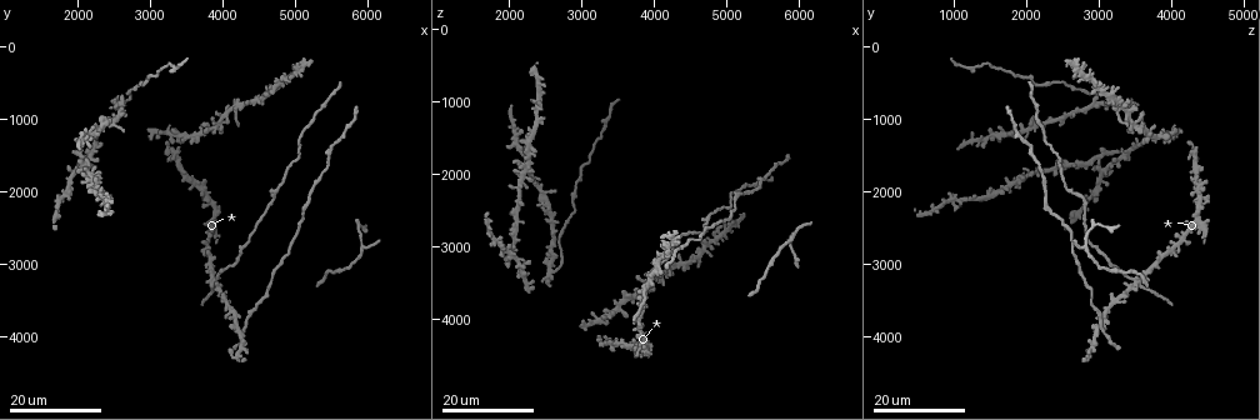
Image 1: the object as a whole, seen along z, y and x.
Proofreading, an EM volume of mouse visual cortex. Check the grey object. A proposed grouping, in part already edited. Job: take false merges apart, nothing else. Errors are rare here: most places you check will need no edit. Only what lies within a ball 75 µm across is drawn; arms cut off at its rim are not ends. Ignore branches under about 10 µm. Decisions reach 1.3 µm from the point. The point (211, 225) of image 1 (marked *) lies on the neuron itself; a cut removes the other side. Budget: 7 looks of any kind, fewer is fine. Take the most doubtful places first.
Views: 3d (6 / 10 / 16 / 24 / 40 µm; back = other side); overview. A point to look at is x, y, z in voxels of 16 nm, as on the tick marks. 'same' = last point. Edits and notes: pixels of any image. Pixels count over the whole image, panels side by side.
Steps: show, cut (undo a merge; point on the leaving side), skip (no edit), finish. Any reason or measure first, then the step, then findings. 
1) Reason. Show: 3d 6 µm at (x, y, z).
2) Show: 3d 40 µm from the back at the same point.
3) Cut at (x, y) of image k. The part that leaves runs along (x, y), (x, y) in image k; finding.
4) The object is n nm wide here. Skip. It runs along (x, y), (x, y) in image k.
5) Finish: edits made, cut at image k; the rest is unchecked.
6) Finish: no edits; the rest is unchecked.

Two arms in line, one across. Show: 3d 24 µm at (4700, 2050, 2650).

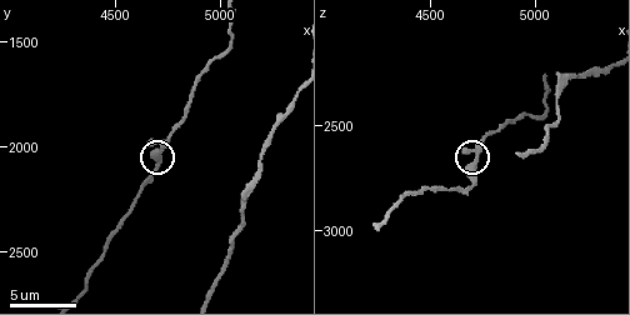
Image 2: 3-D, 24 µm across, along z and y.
Show: 3d 6 µm at (4720, 2010, 2660).

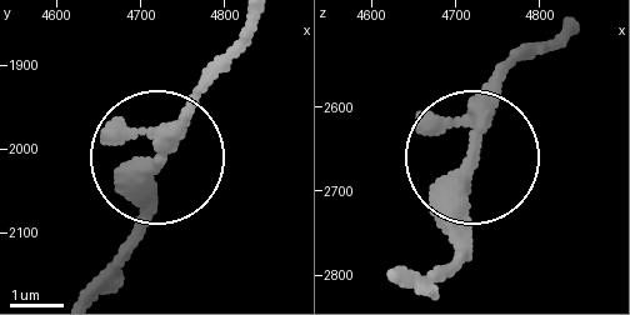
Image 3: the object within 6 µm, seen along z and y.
3 arms meet here. Skip. One neuron here.

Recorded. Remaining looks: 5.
Sudden change in width. Show: 3d 10 µm at (5260, 1920, 2240).

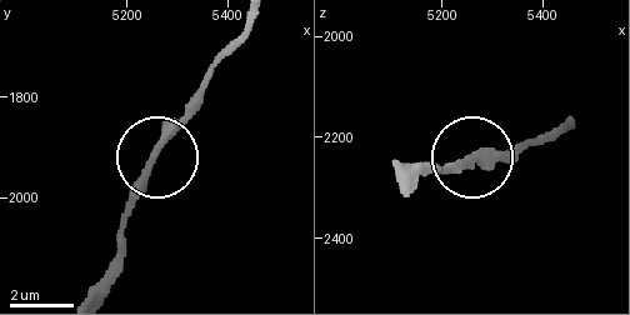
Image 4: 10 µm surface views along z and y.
Show: 3d 6 µm at (5245, 1925, 2245).

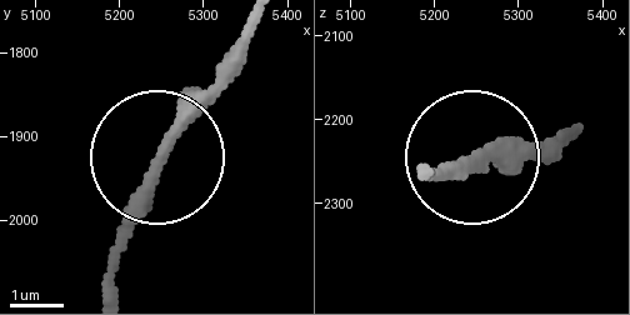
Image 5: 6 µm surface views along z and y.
The object is 250 nm wide here. Skip. It runs along (108, 293), (130, 198), (165, 131), (238, 55) in image 5; continuous, no second neuron.

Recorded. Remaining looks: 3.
Sudden change in width. Show: 3d 16 µm at (2900, 500, 2250).

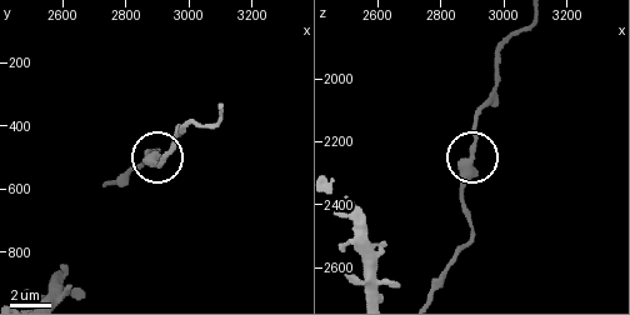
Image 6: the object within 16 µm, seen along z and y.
Show: 3d 10 µm at (2890, 520, 2240).

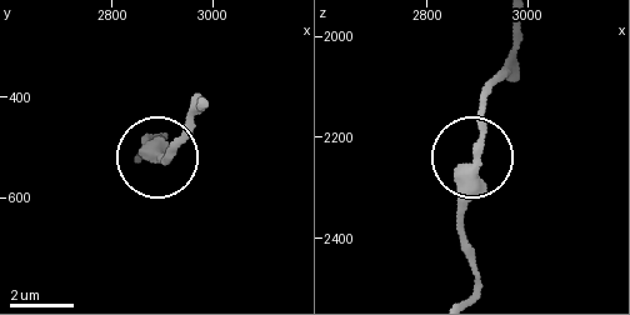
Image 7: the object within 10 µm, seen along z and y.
The object is 350 nm wide here. Skip. It runs along (474, 288), (476, 255), (460, 206), (493, 80) in image 7; one neuron here.

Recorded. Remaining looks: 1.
Finish: no edits; the rest is unchecked.

